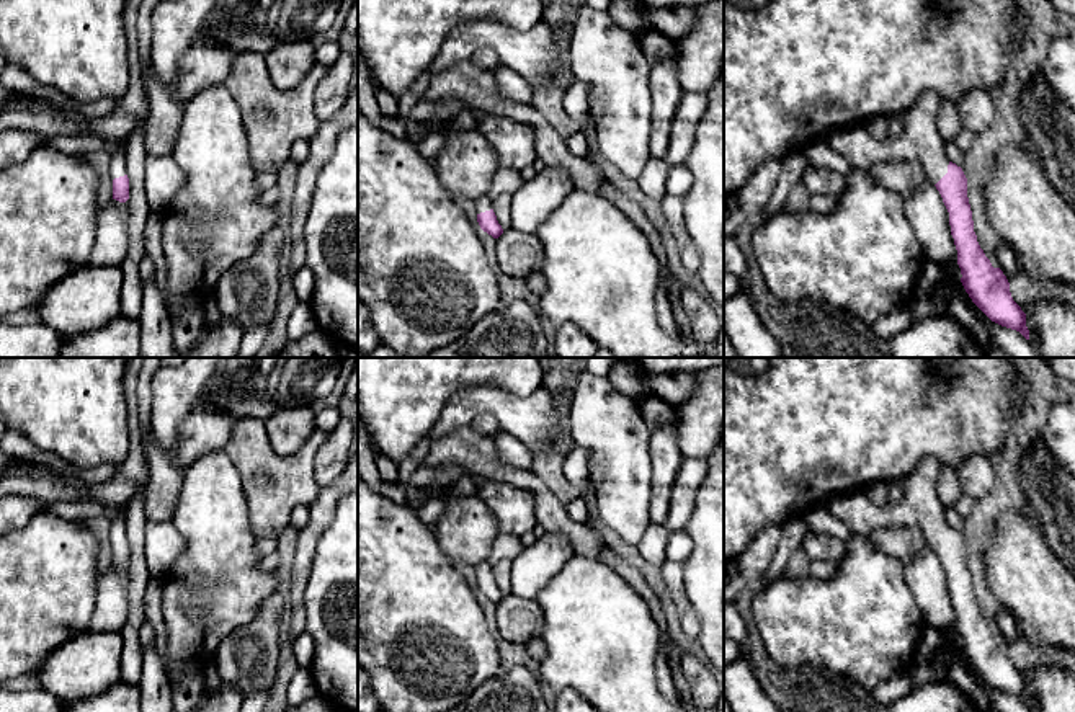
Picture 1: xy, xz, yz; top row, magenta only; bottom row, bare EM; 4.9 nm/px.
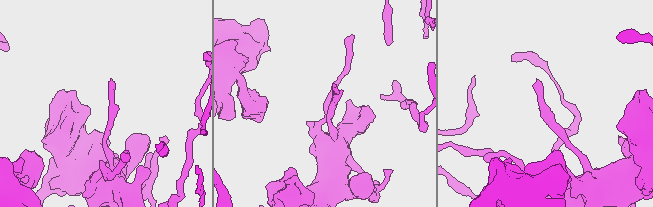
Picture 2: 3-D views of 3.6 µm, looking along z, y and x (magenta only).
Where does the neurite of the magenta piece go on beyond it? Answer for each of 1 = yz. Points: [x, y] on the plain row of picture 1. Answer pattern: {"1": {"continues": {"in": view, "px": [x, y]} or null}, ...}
{"1": {"continues": {"in": "yz", "px": [920, 507]}}}

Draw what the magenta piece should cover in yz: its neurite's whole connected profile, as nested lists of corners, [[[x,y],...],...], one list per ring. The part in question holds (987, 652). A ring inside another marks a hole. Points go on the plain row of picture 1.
[[[923,457],[907,477],[905,496],[895,505],[877,506],[864,490],[858,490],[828,500],[825,508],[858,536],[869,536],[884,526],[917,526],[949,578],[966,658],[992,688],[1016,696],[1029,705],[1026,679],[1013,666],[1006,642],[1000,634],[992,632],[977,607],[967,544],[961,532],[946,524],[944,506],[934,490],[939,470],[941,462],[936,457]]]

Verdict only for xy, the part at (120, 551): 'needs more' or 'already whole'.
needs more

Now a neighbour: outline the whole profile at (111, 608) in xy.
[[[111,565],[98,576],[95,611],[87,625],[87,634],[121,632],[129,616],[127,603],[129,570]]]

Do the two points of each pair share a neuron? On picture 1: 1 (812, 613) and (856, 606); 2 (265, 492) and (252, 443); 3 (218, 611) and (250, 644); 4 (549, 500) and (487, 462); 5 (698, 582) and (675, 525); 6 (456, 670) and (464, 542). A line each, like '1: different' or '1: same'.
1: same
2: same
3: different
4: same
5: different
6: different

